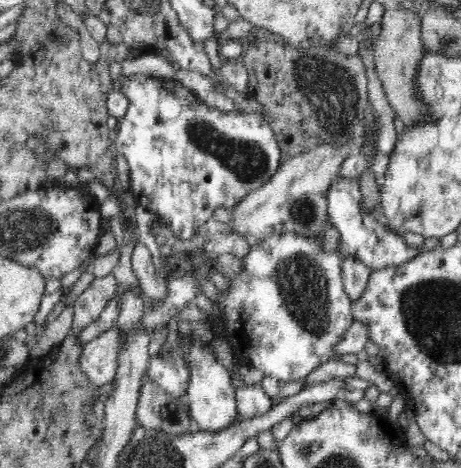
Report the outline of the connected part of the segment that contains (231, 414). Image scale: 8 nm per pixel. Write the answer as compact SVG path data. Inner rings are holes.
M194 344L189 360L192 360L192 376L190 376L185 402L188 403L189 412L191 412L193 428L209 432L209 434L216 434L218 431L232 427L238 410L236 391L232 386L230 371L220 361L210 358L206 351L202 351L199 344Z

